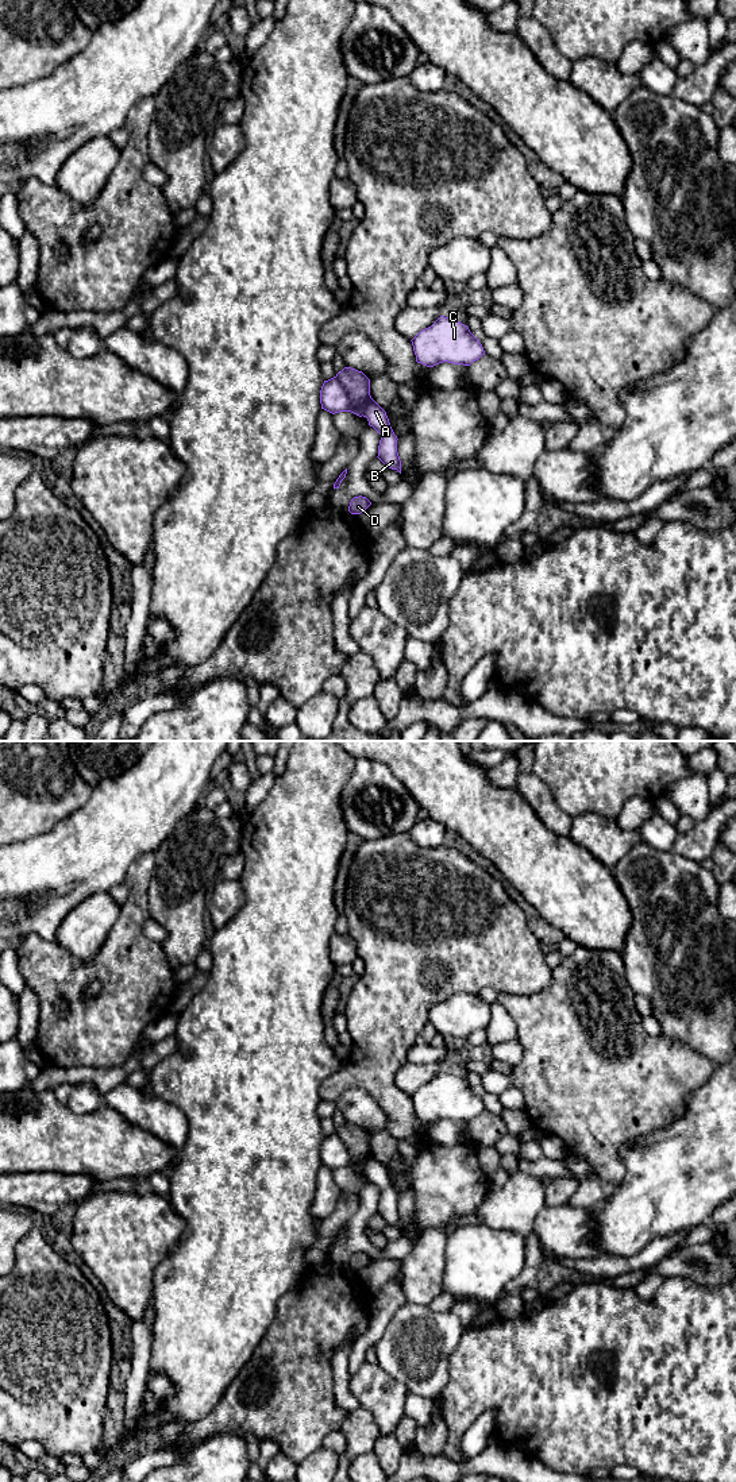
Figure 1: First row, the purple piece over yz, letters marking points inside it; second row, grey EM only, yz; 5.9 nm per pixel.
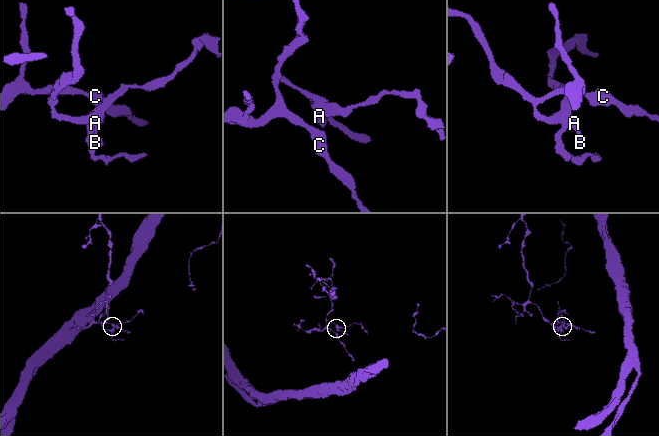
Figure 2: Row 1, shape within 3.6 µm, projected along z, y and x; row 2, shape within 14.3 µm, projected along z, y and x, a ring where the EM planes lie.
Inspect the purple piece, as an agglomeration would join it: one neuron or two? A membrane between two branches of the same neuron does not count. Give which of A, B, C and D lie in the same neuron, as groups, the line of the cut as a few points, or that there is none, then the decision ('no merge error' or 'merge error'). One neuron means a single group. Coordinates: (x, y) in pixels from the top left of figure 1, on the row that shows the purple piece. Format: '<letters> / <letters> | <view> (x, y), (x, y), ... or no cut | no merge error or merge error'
A B C / D | yz (335, 377), (350, 400), (349, 410) | merge error

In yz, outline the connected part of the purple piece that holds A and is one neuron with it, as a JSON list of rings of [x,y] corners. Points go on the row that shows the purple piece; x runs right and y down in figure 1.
[[[371,395],[361,405],[363,417],[369,425],[379,435],[378,459],[386,468],[397,470],[401,474],[401,460],[397,452],[397,436],[394,435],[386,412],[371,398]]]

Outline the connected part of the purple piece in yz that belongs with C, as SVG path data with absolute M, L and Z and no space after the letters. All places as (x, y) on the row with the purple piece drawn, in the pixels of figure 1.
M440 316L412 340L416 362L427 367L448 362L470 366L485 355L479 340L458 320Z

